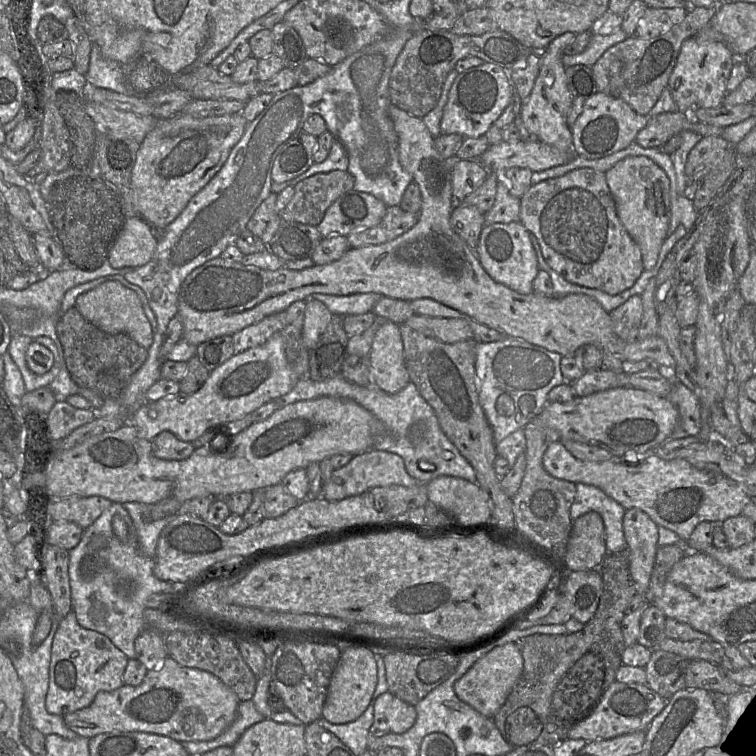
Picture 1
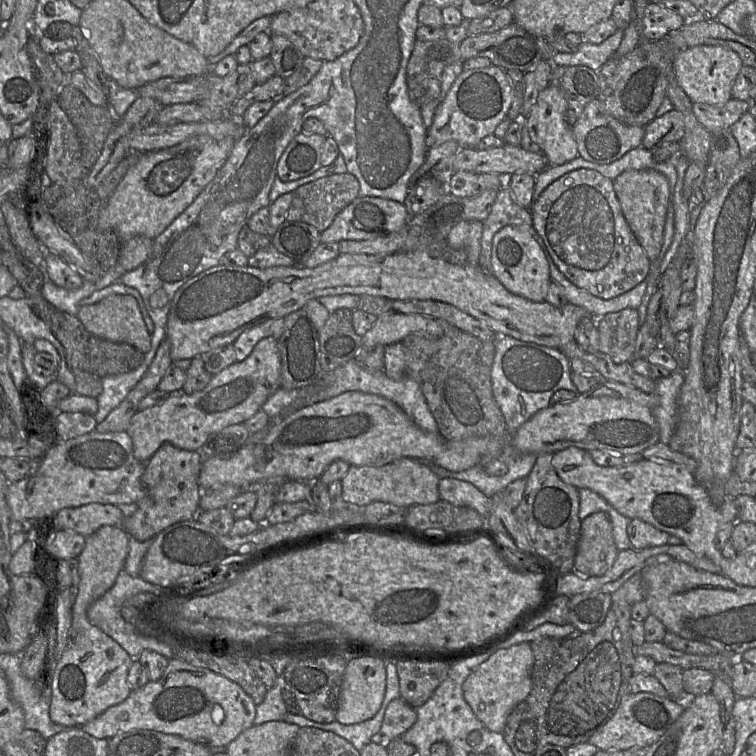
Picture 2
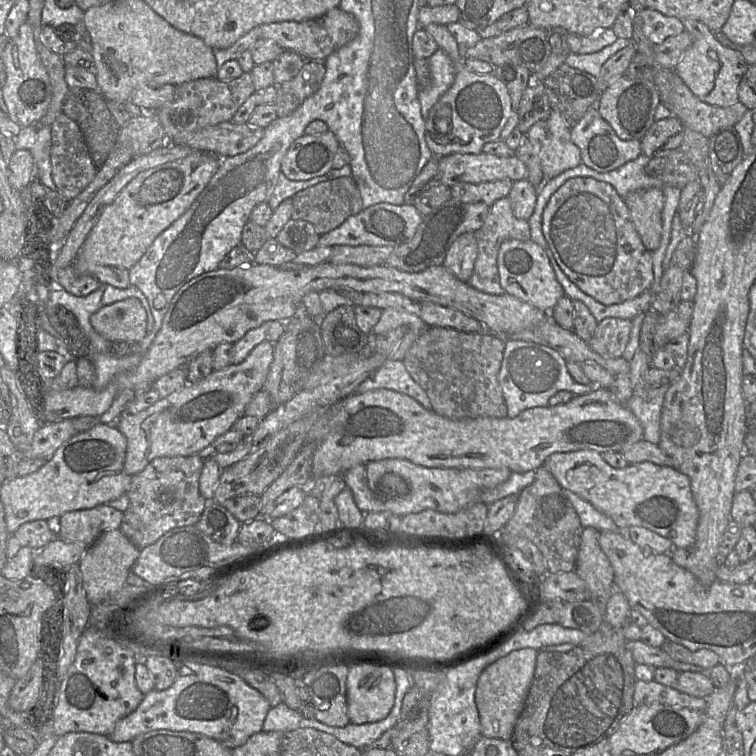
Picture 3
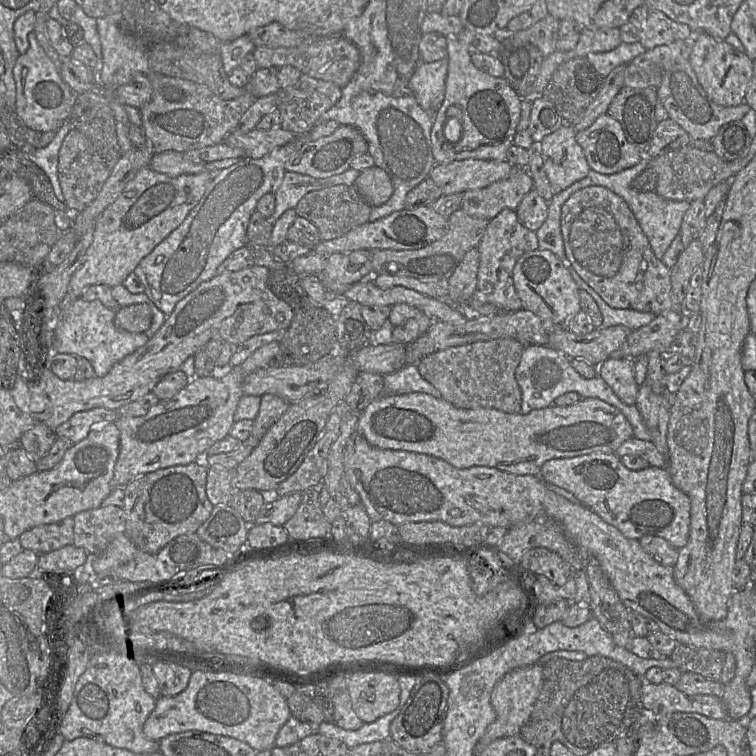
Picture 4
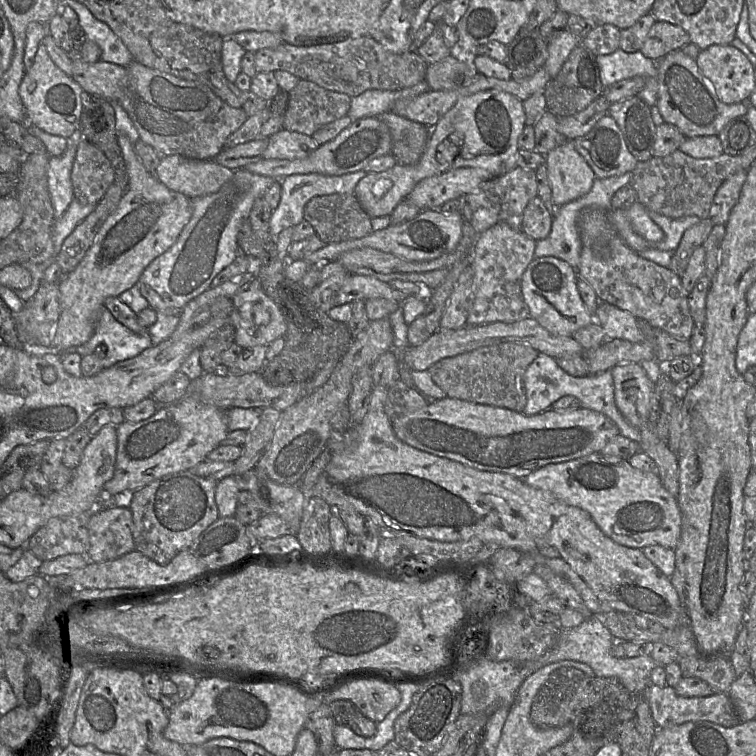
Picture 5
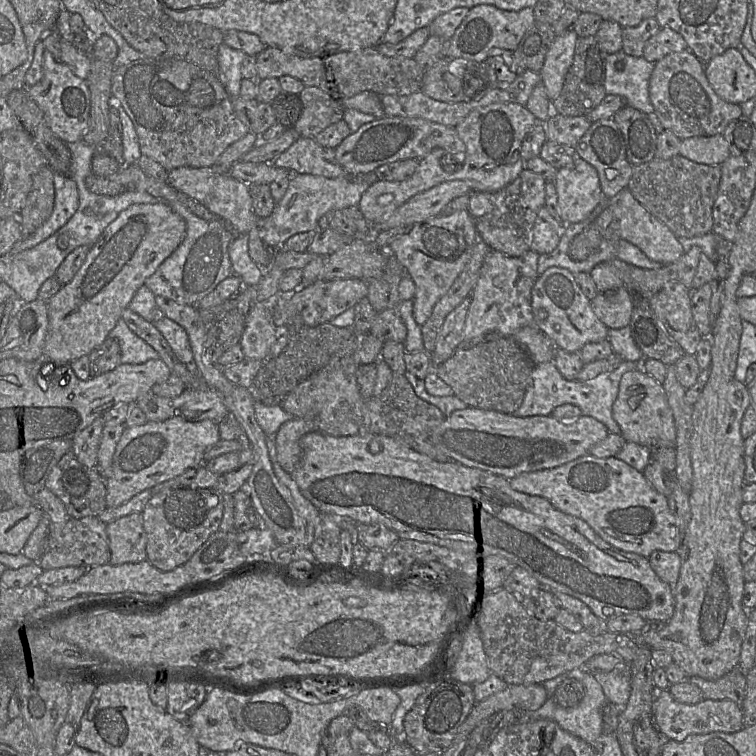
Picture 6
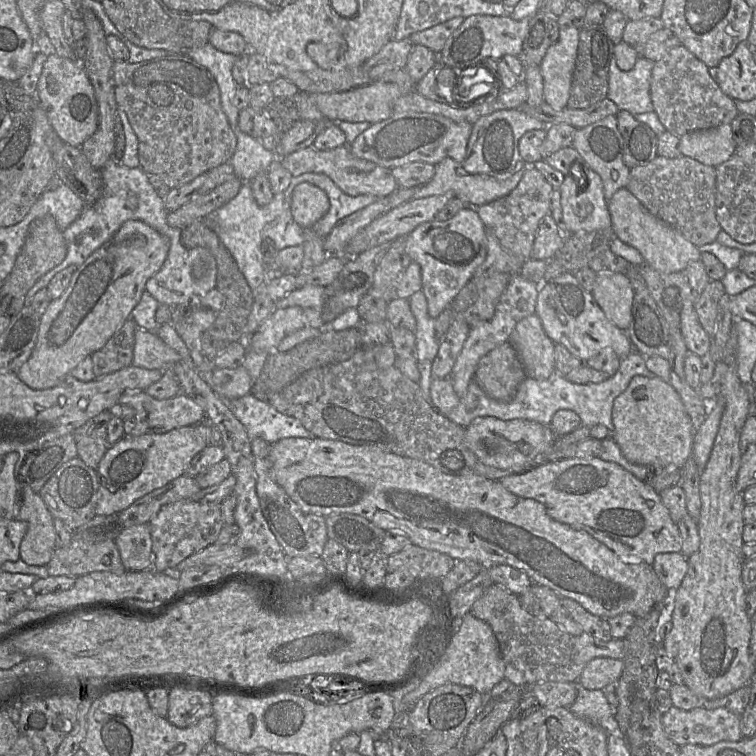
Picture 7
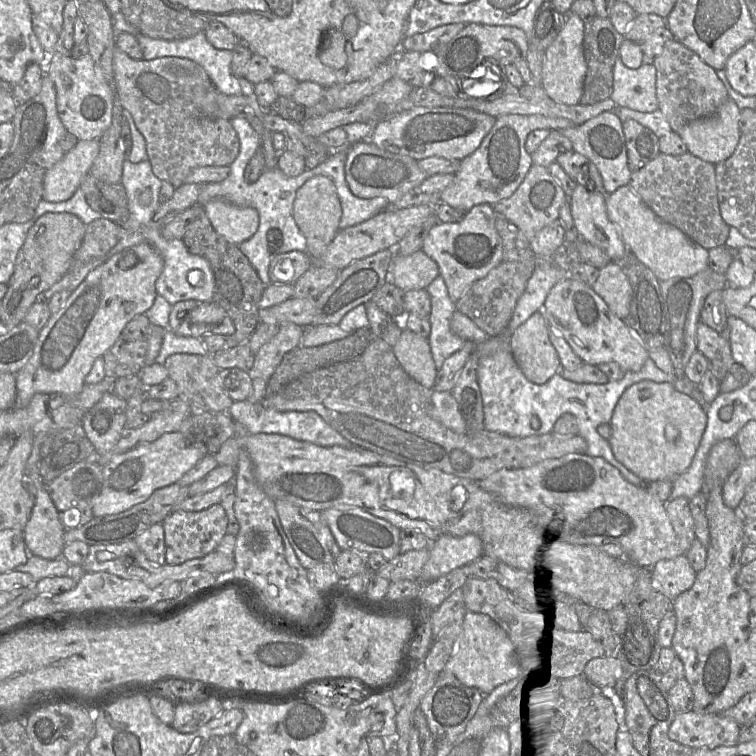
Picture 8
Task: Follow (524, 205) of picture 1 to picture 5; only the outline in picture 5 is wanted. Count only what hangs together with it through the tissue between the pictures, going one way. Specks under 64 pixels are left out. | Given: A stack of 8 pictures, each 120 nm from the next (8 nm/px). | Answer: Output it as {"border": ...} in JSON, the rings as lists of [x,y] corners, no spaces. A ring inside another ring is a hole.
{"border":[[[583,208],[577,226],[582,243],[577,275],[594,289],[599,301],[625,310],[637,319],[644,319],[676,339],[689,341],[695,322],[680,277],[670,268],[642,258],[629,248],[608,221],[607,212],[601,209]]]}

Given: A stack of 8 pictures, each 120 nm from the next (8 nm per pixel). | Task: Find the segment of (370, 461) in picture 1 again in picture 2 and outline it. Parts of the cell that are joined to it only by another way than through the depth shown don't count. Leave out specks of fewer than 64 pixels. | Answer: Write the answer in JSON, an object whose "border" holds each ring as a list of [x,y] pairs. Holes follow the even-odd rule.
{"border":[[[400,458],[380,467],[350,466],[341,479],[342,497],[350,505],[365,507],[373,501],[389,502],[400,507],[432,504],[440,500],[440,478],[430,465],[413,458]]]}

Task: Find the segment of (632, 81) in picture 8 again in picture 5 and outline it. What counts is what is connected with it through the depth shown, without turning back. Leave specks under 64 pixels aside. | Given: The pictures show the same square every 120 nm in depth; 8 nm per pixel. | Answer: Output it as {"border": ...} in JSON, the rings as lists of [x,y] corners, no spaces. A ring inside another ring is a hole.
{"border":[[[618,48],[608,55],[597,55],[597,62],[600,67],[600,77],[604,91],[616,82],[624,79],[641,76],[645,79],[645,85],[643,89],[636,95],[642,101],[644,101],[649,107],[657,106],[657,62],[645,57],[642,52],[636,51],[634,53],[627,53],[621,48]]]}

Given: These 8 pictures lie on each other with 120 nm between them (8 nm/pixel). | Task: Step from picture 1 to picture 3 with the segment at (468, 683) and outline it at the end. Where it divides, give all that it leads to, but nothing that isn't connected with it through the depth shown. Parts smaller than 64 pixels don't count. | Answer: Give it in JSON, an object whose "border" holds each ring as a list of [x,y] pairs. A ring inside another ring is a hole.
{"border":[[[534,648],[515,650],[499,658],[481,672],[475,690],[475,702],[483,737],[511,739],[534,678],[537,654],[538,651]]]}

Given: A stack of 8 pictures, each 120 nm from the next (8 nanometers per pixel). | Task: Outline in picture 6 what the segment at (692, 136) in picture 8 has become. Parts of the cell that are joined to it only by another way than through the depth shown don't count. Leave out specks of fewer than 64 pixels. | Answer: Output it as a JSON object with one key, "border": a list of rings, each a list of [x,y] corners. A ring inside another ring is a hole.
{"border":[[[722,134],[681,139],[680,155],[700,164],[721,165],[729,156],[729,143]]]}

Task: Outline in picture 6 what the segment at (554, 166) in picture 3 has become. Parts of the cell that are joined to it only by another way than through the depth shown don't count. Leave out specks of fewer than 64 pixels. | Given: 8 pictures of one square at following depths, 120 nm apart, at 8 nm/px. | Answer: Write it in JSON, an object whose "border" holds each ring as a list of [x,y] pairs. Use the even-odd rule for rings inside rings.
{"border":[[[575,155],[574,167],[561,167],[555,176],[558,212],[565,224],[585,220],[604,198],[598,172]]]}

